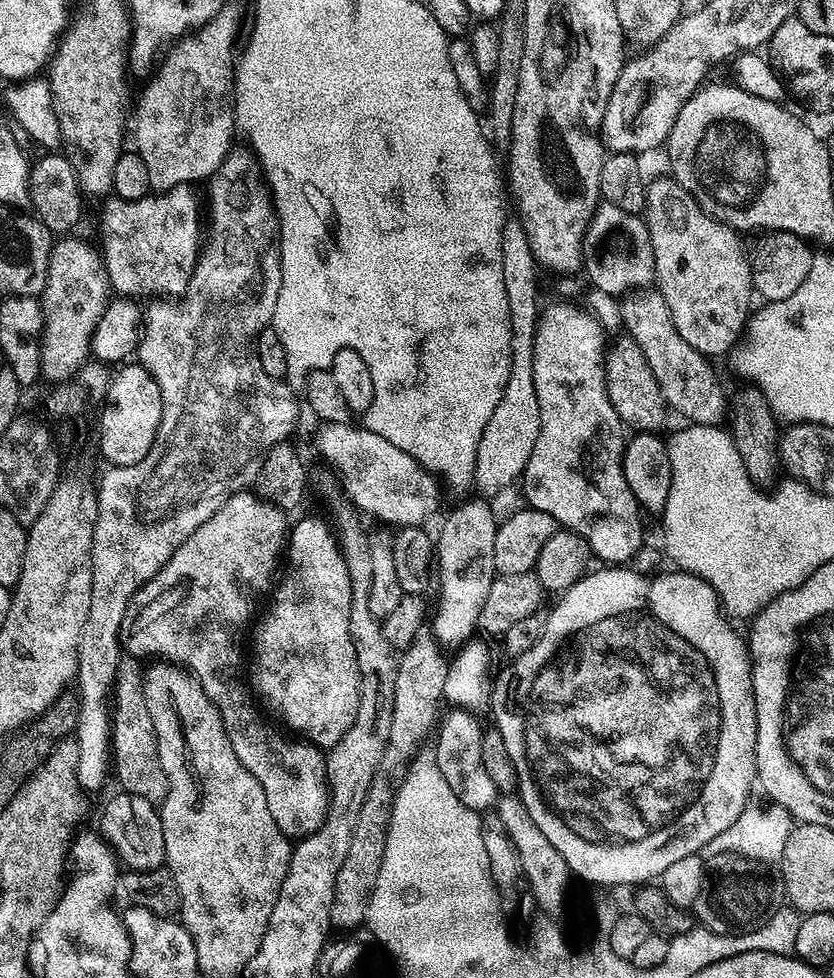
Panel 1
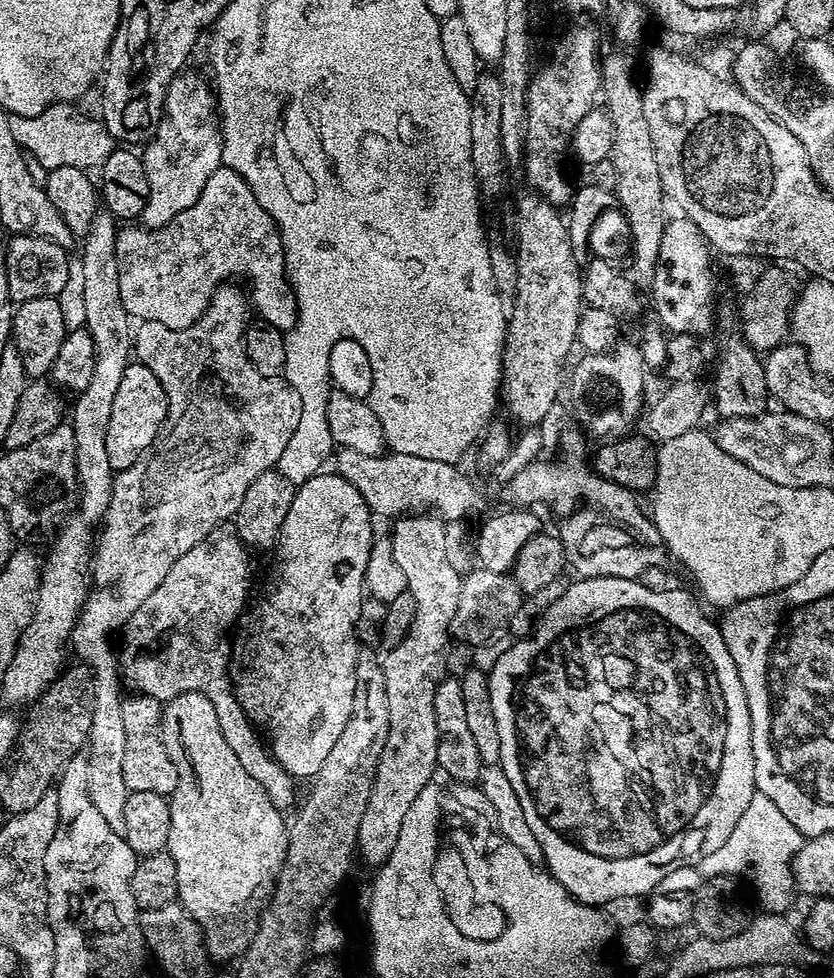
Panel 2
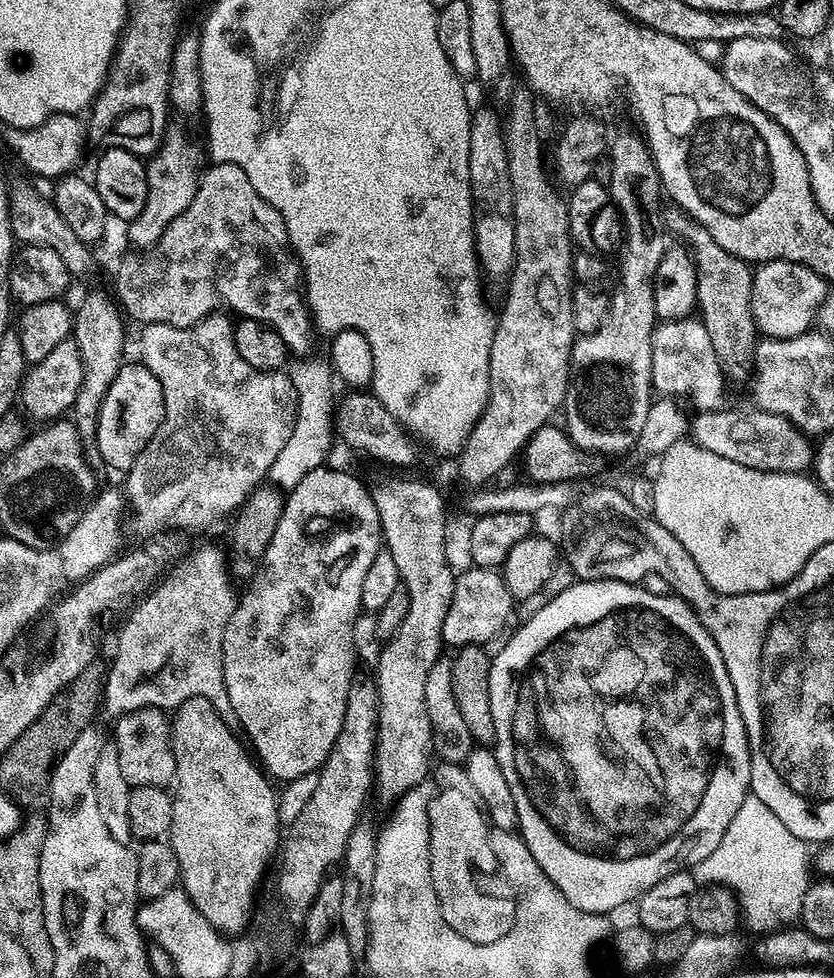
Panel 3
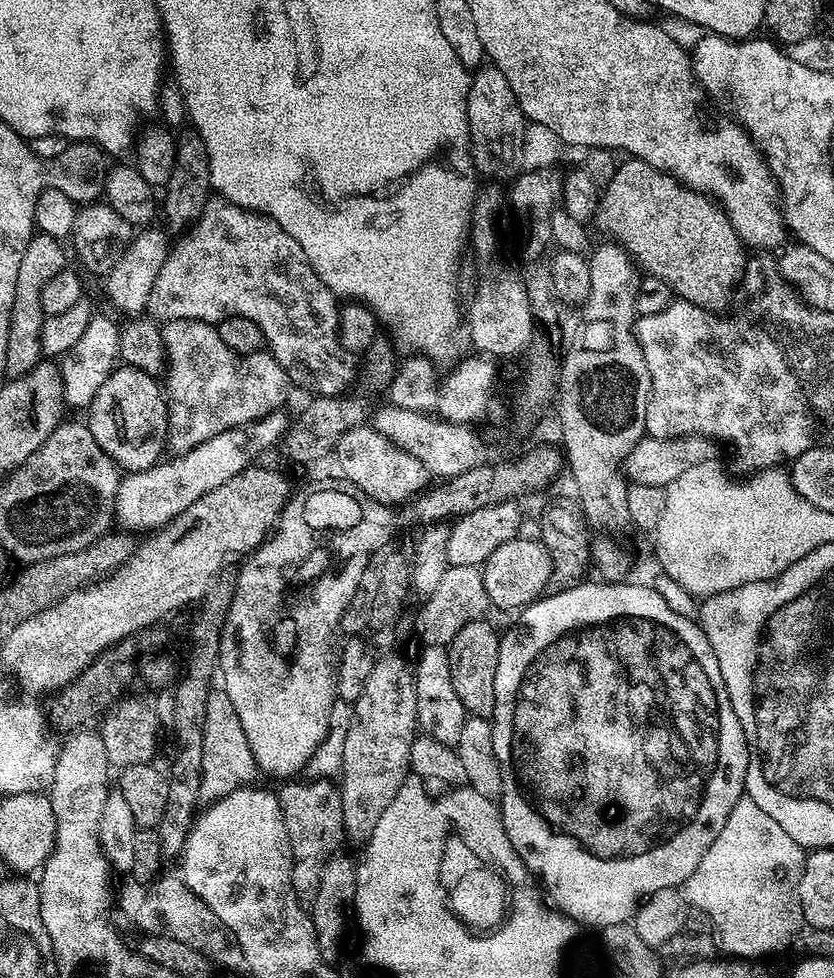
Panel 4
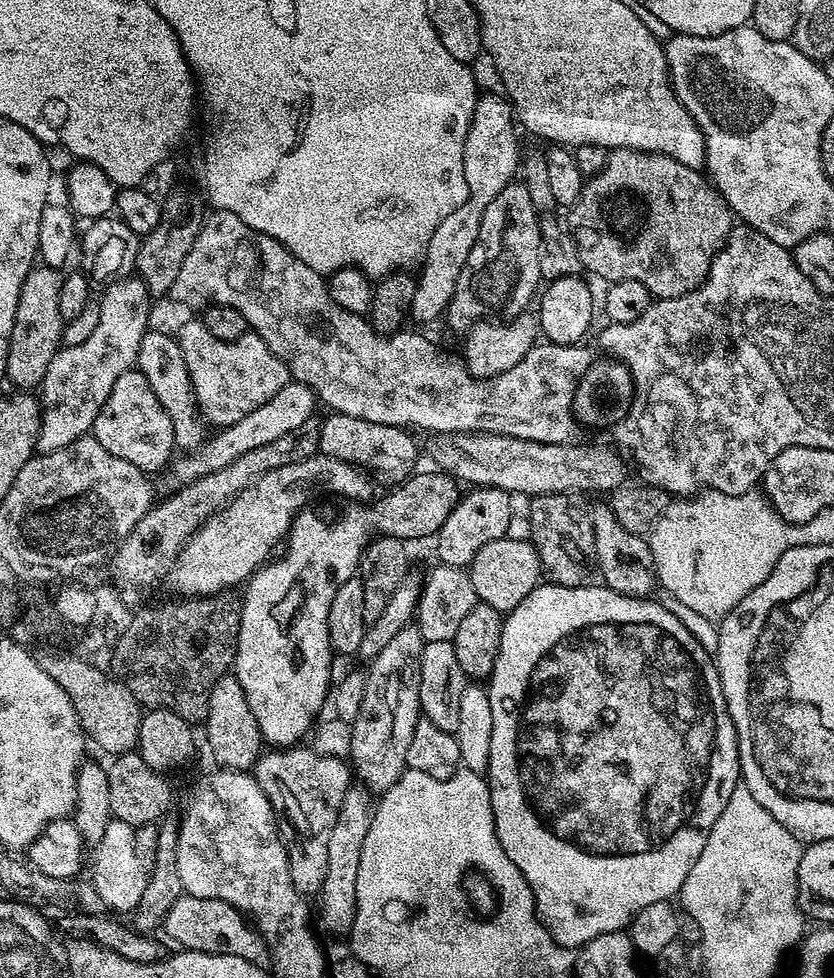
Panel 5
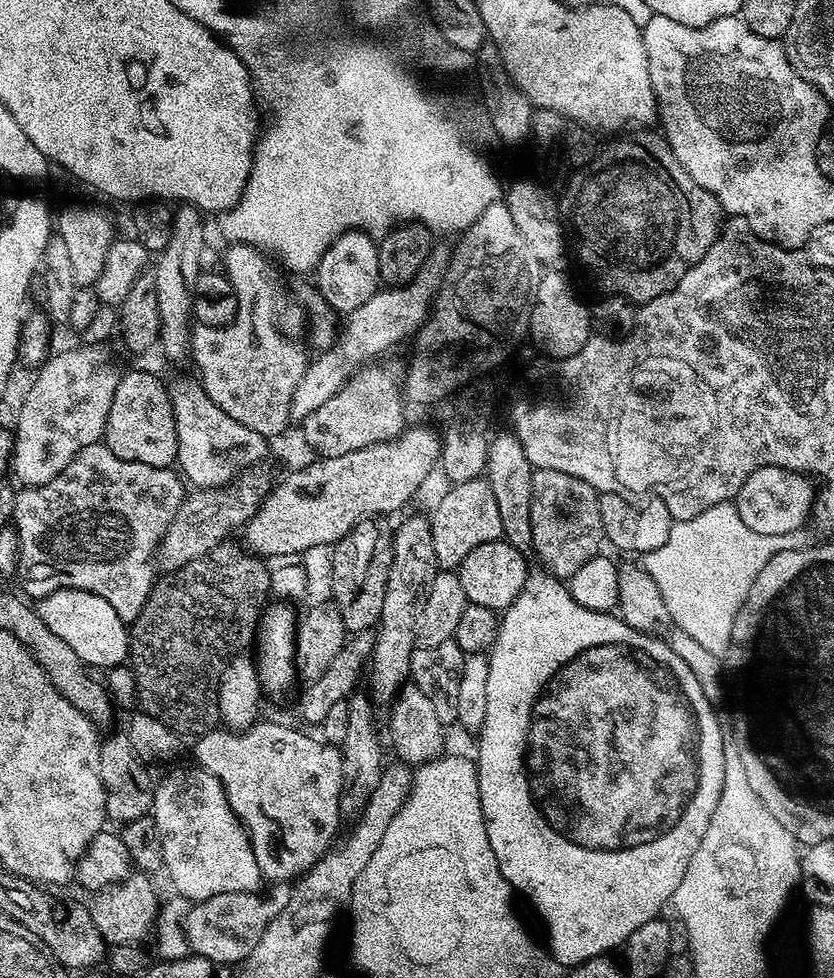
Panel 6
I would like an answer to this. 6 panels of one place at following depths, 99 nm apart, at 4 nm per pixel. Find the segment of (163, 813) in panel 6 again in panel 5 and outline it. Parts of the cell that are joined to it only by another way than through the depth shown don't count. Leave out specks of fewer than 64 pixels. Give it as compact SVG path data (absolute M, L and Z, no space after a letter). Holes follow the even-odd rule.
M233 769L214 770L197 780L190 794L191 802L186 814L183 813L181 817L177 866L182 889L189 896L226 901L248 914L253 911L269 912L272 908L280 908L284 912L284 904L276 904L276 900L280 900L284 892L297 891L291 881L289 851L285 841L280 838L276 824L278 814L275 805L253 775Z

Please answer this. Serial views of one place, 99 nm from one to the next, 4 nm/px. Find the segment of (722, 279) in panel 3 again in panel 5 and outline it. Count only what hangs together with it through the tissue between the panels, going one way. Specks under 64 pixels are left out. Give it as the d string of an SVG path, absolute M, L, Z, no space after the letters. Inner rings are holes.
M636 148L611 149L608 154L606 166L598 175L587 177L579 199L567 214L569 214L568 224L572 227L568 227L570 229L570 235L576 242L577 250L580 252L581 262L588 272L590 270L594 275L601 276L604 282L615 282L617 280L642 282L652 291L653 297L661 300L674 299L676 296L686 295L688 292L698 289L708 277L712 260L715 259L716 255L727 244L728 237L734 229L734 213L732 209L729 208L723 196L709 183L703 171L691 168L690 166L682 166L682 162L678 162L669 156L661 156L651 152L639 152Z

